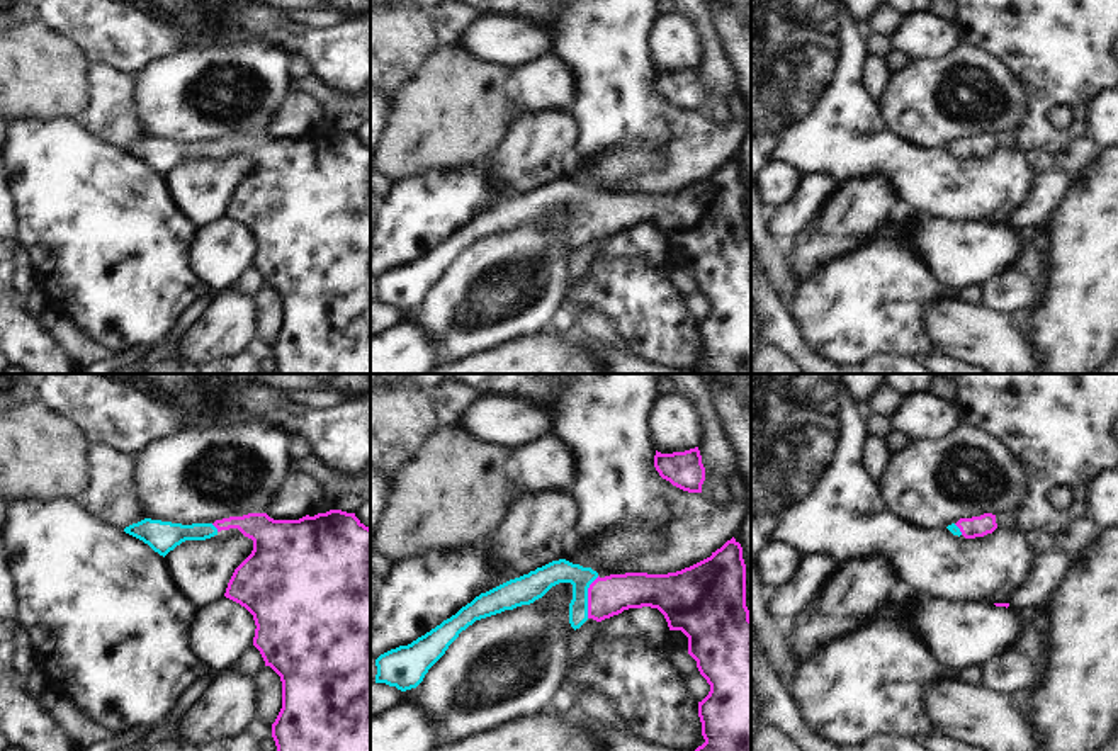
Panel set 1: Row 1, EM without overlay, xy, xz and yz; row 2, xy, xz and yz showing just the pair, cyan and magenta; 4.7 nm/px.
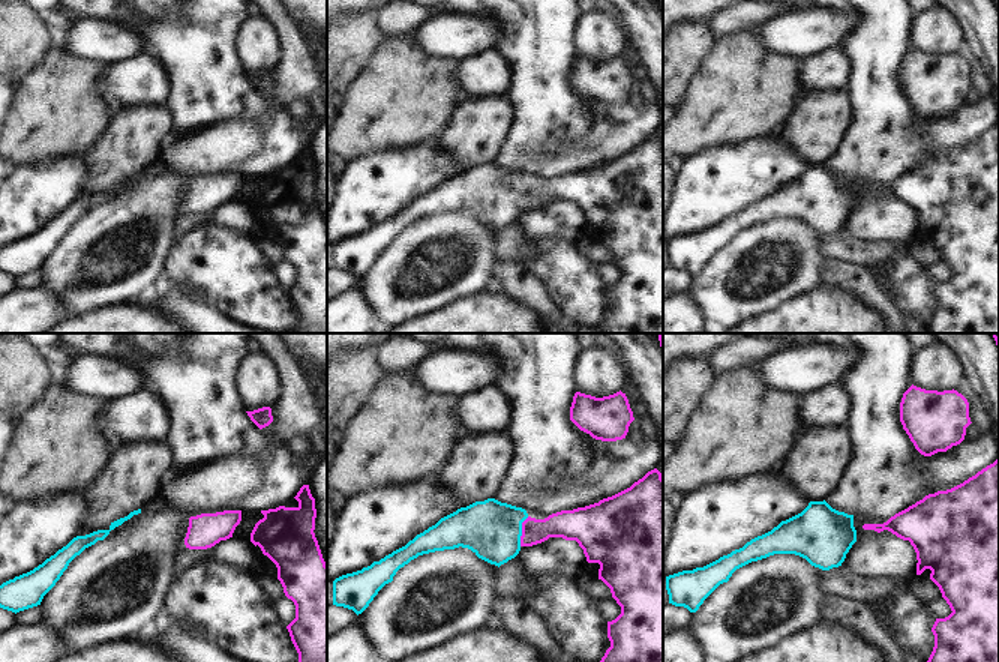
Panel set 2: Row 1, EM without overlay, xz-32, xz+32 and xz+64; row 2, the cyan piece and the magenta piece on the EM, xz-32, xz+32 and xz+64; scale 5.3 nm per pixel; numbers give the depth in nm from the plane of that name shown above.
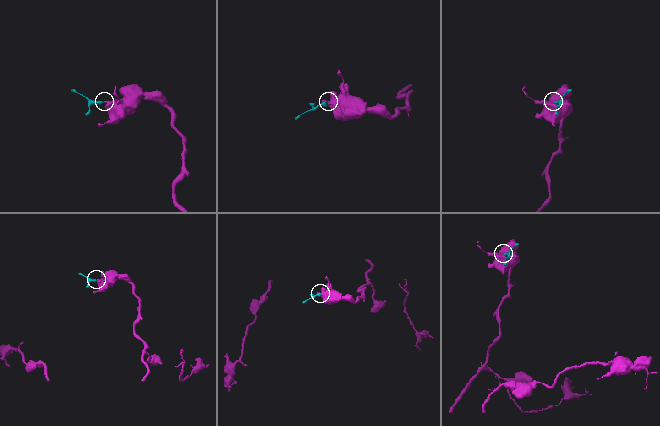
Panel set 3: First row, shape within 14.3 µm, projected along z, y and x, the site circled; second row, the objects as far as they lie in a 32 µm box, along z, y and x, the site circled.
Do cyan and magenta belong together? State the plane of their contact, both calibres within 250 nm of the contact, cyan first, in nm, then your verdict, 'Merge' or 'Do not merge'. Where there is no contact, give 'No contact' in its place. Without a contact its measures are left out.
Touches cyan in xz. Thickness 120 nm (cyan) against 190 nm. Merge

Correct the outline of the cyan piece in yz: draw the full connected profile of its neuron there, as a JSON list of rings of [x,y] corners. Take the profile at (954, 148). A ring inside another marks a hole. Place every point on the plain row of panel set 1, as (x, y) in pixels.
[[[984,133],[980,136],[960,138],[957,143],[946,146],[953,155],[965,158],[984,156],[997,148],[996,134]]]

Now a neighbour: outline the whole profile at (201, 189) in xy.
[[[238,148],[206,160],[185,160],[165,175],[168,192],[197,228],[224,217],[234,189],[251,173],[253,160]]]

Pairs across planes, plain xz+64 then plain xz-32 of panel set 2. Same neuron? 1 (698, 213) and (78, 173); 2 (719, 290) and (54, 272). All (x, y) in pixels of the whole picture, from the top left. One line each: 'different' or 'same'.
1: same
2: same

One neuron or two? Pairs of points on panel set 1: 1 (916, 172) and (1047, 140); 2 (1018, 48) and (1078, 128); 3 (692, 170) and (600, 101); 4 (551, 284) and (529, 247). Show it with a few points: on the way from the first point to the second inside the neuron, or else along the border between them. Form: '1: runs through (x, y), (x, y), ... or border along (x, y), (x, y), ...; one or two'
1: border along (1016, 146), (1027, 153); two
2: runs through (1038, 67), (1078, 107); one
3: runs through (692, 140), (665, 112), (641, 112), (631, 107); one
4: runs through (544, 274), (544, 257), (539, 255); one

